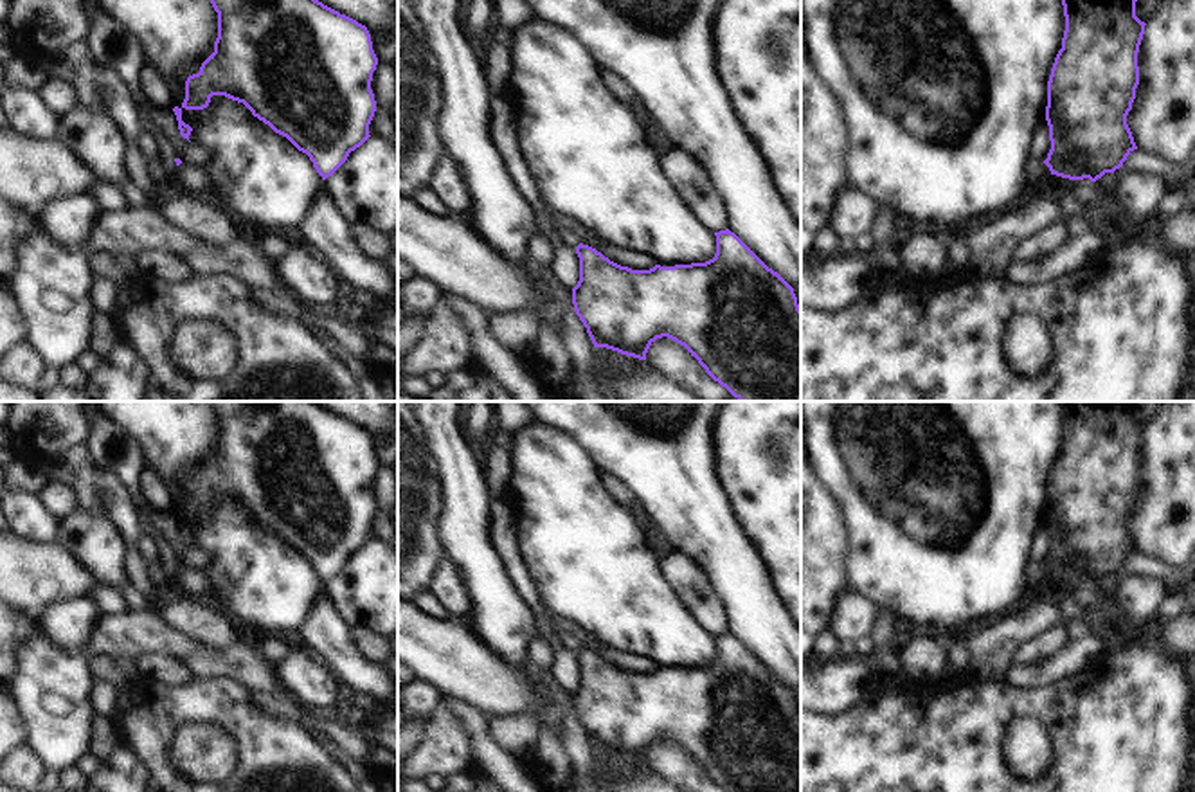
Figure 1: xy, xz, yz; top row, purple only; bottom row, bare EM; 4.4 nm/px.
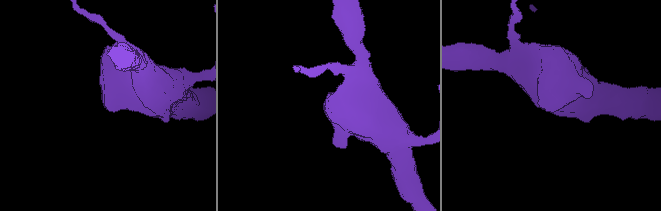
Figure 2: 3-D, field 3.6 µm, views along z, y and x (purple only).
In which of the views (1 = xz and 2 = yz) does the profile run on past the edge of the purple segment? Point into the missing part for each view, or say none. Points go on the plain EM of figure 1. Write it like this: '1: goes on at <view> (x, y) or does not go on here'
1: does not go on here
2: does not go on here

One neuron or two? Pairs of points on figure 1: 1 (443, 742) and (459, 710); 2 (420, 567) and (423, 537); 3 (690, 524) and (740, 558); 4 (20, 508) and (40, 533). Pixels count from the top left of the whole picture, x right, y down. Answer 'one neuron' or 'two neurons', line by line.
1: two neurons
2: one neuron
3: one neuron
4: one neuron

